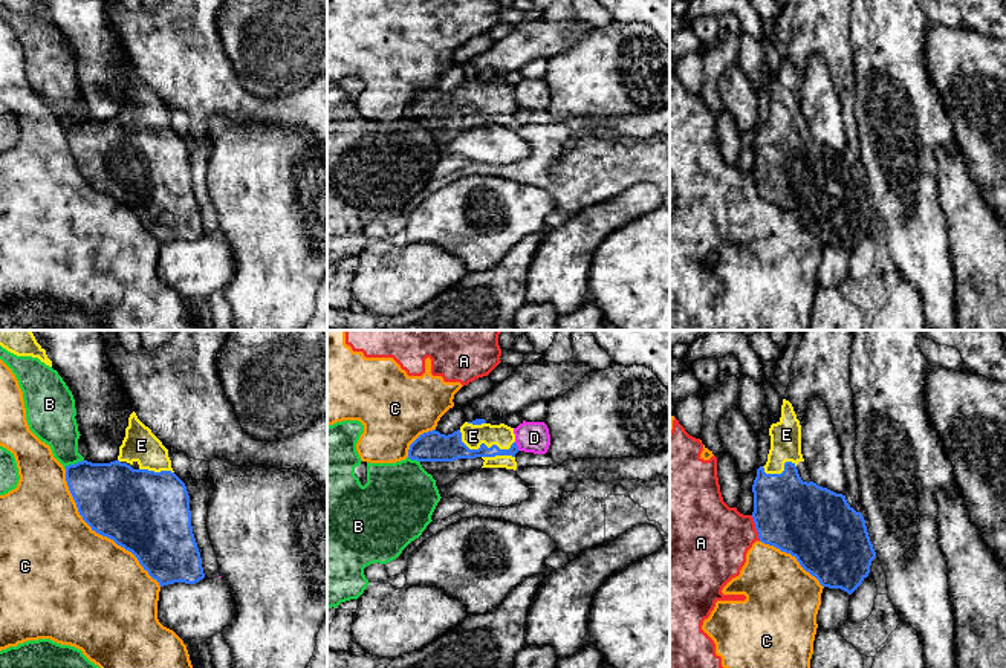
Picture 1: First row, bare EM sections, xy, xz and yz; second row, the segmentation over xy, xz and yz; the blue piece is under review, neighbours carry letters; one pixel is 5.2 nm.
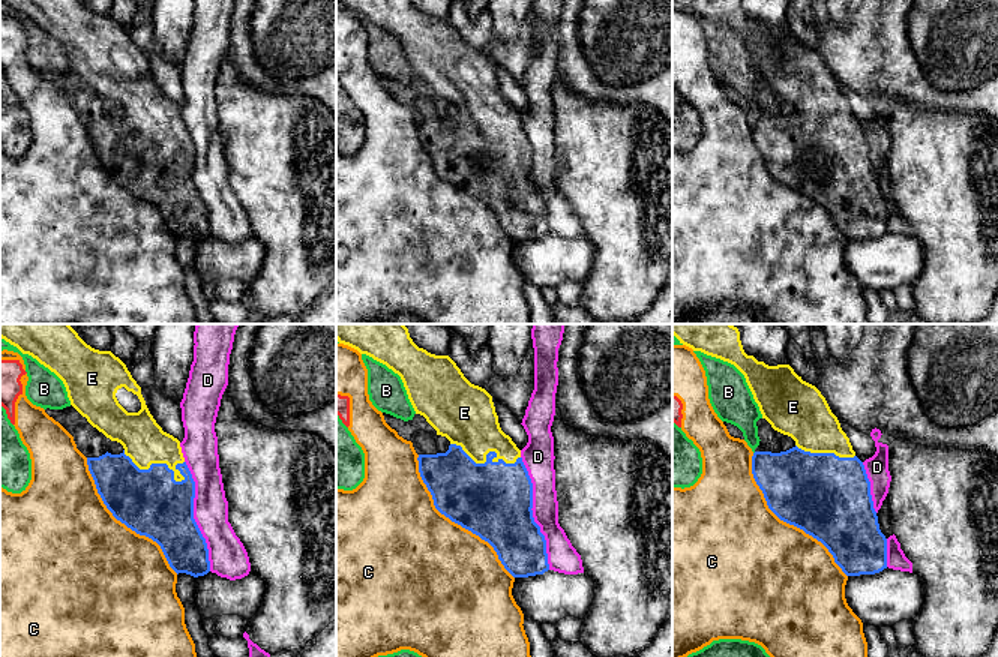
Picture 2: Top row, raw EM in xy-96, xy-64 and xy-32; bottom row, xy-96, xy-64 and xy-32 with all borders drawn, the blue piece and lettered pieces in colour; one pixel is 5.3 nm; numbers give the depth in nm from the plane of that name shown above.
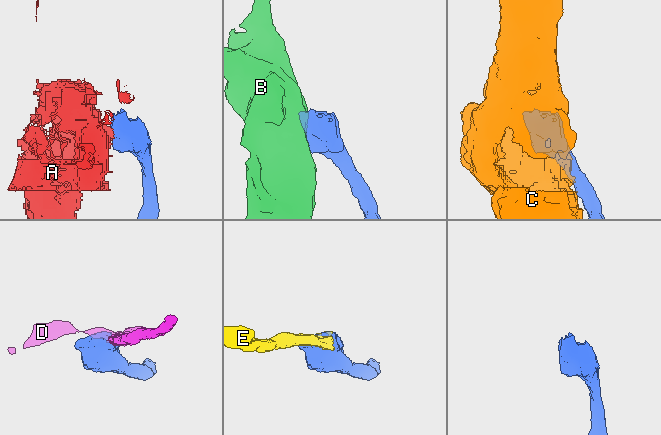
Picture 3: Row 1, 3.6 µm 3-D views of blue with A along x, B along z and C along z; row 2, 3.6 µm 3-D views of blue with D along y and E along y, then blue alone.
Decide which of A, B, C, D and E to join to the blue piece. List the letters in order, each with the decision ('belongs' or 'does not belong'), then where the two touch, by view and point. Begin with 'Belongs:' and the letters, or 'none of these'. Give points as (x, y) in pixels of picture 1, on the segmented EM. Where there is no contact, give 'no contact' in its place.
Belongs: E
A: does not belong; meets blue in yz at (756, 528)
B: does not belong; meets blue in xy at (75, 463)
C: does not belong; meets blue in xy at (100, 534)
D: does not belong; meets blue in xz at (517, 447)
E: belongs; meets blue in xz at (483, 444)

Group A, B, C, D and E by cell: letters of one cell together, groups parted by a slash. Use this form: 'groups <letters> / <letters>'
groups A C / B / D / E

